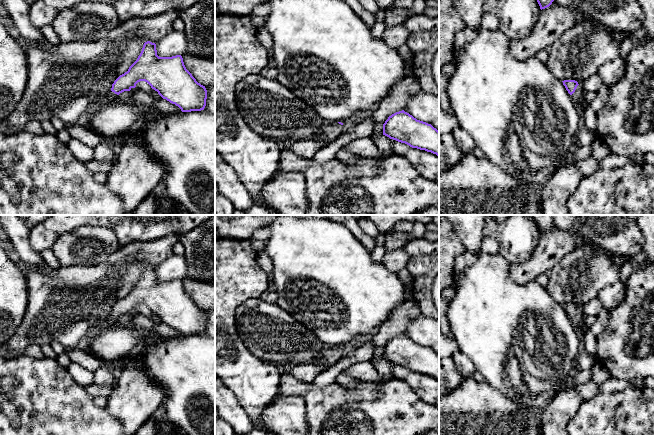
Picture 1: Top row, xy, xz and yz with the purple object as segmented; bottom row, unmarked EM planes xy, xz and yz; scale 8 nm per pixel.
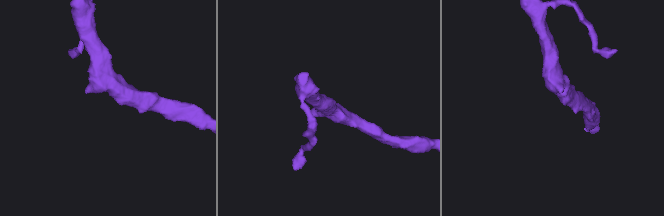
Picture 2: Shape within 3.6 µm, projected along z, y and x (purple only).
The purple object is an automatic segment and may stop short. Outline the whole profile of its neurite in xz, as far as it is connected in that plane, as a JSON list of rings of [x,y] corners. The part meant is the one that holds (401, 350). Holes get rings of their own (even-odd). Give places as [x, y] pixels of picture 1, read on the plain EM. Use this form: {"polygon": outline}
{"polygon": [[[404,334],[388,341],[383,348],[383,359],[439,380],[439,355]]]}

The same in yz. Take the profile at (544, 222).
{"polygon": [[[532,215],[532,217],[535,220],[541,234],[549,231],[554,225],[552,215]]]}

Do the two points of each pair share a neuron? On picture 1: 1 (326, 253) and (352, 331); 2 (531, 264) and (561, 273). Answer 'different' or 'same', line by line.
1: same
2: different

